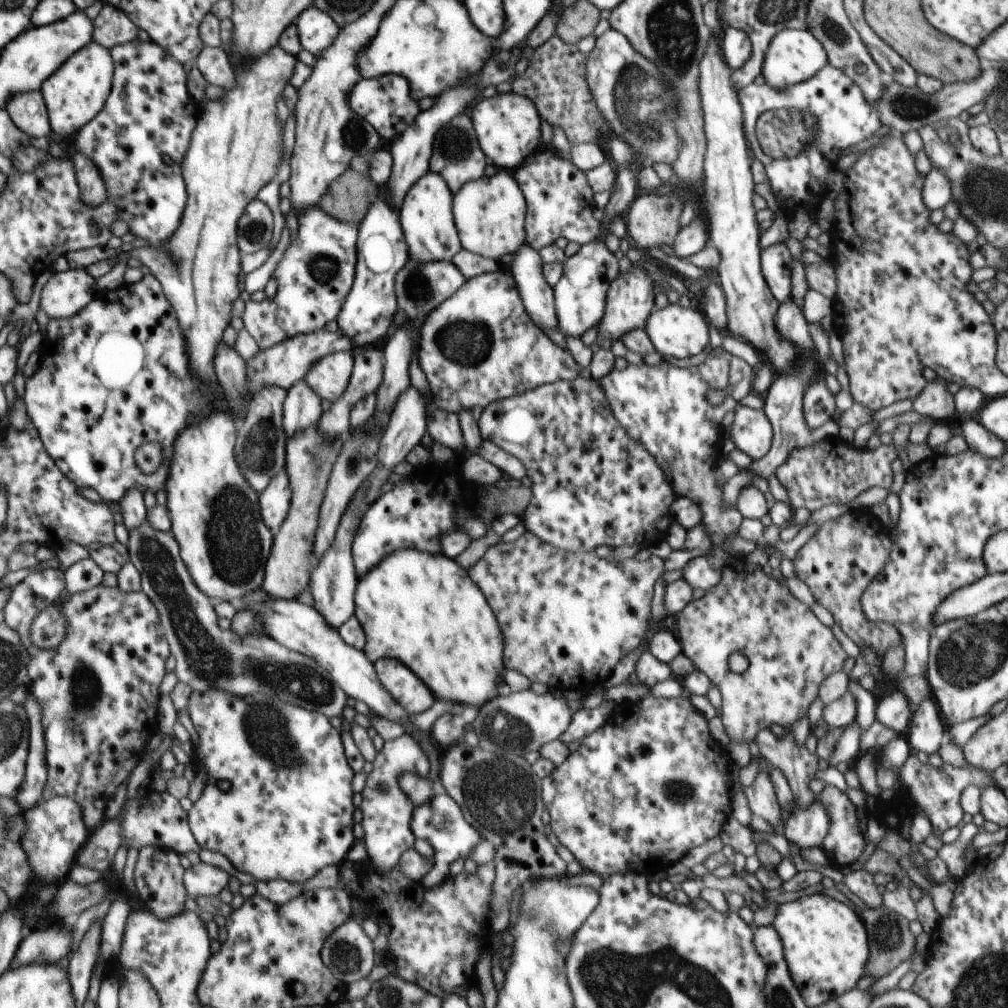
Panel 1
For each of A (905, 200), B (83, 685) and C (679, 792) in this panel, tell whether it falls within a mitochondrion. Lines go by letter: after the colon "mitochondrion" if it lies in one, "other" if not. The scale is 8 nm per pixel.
A: other
B: mitochondrion
C: mitochondrion

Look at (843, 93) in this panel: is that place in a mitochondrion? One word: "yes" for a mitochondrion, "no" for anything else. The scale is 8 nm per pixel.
no

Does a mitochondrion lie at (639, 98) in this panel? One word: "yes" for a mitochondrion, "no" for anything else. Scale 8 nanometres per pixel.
yes

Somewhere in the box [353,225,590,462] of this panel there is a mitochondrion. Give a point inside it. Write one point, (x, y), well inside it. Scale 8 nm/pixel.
(466, 342)

